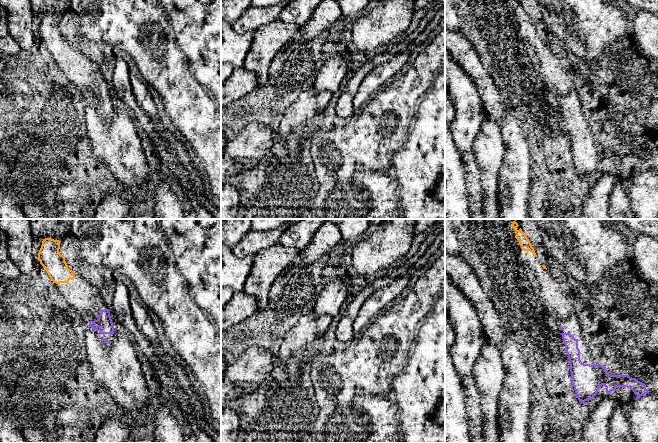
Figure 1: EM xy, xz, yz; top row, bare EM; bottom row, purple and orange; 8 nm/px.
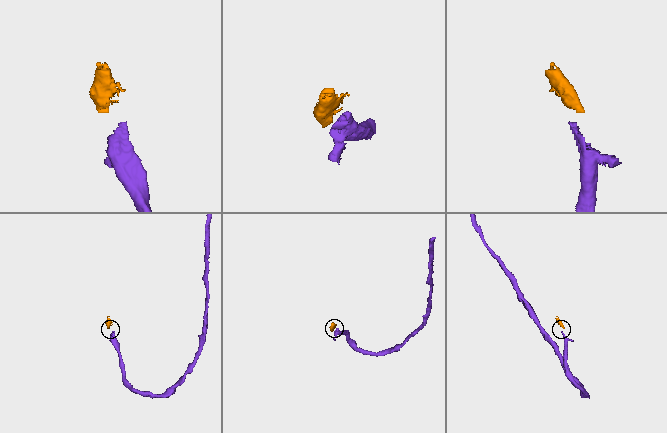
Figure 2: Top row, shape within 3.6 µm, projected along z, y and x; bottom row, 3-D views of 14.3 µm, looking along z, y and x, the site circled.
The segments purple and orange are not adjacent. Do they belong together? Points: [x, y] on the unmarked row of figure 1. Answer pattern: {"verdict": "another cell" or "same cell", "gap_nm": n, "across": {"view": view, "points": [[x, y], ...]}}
{"verdict": "same cell", "gap_nm": 340, "across": {"view": "xy", "points": [[102, 86], [73, 54]]}}

